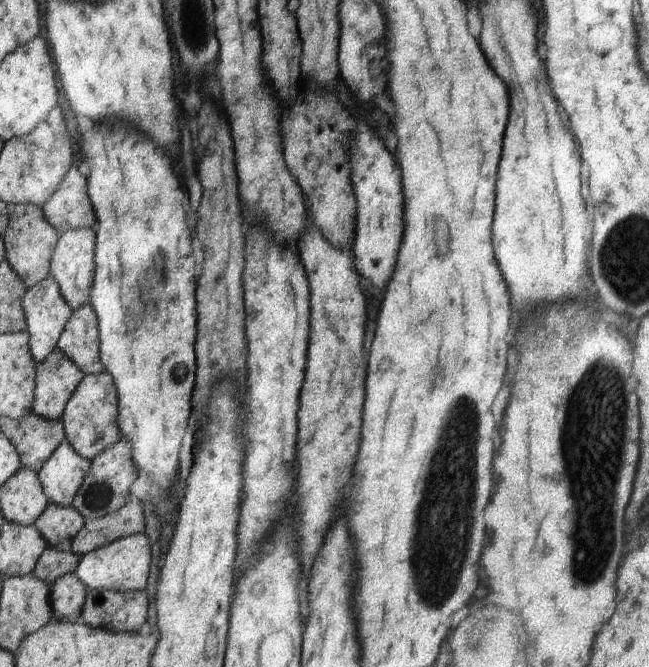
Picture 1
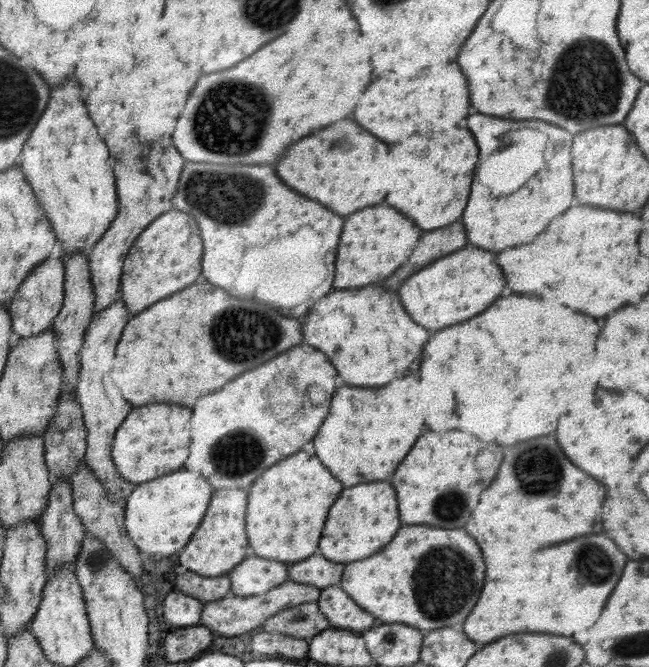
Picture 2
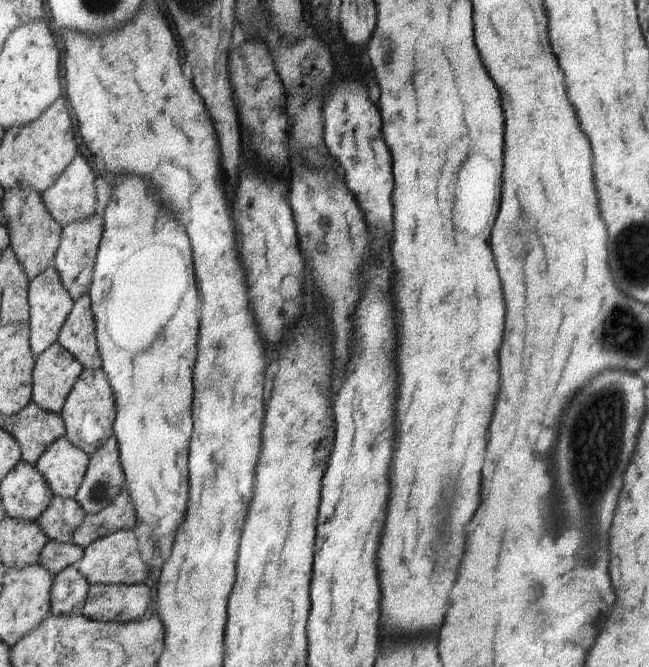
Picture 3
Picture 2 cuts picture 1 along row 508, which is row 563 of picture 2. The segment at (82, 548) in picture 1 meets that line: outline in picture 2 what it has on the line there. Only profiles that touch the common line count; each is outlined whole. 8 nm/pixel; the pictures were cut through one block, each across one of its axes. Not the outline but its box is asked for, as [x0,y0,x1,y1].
[70,460,143,582]

